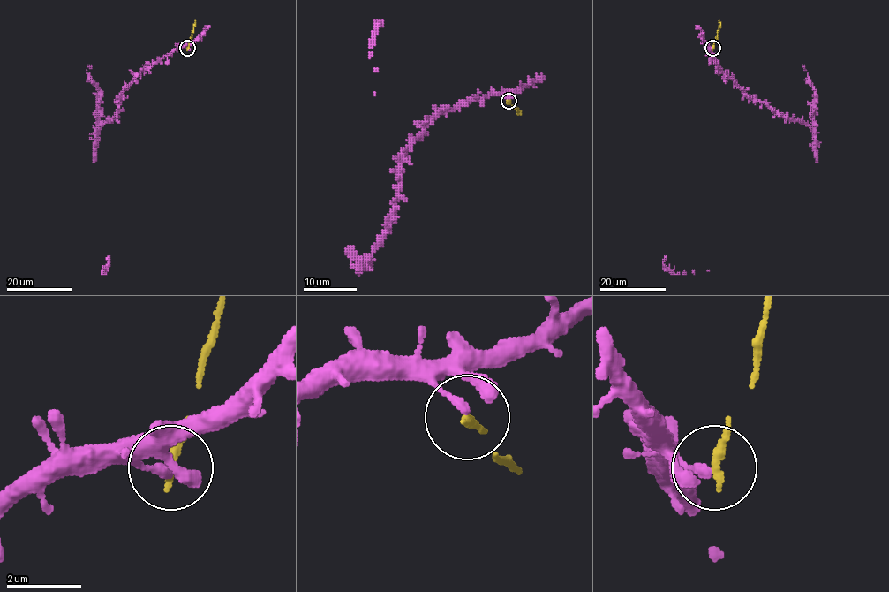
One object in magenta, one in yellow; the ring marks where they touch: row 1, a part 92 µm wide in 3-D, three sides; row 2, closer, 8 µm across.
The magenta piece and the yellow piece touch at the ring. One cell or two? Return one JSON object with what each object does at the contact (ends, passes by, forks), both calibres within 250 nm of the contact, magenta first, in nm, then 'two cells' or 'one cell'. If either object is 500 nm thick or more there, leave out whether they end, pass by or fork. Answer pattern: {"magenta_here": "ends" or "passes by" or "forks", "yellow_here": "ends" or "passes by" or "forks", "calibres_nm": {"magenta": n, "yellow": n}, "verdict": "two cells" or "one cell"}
{"magenta_here": "ends", "yellow_here": "ends", "calibres_nm": {"magenta": 240, "yellow": 240}, "verdict": "two cells"}

